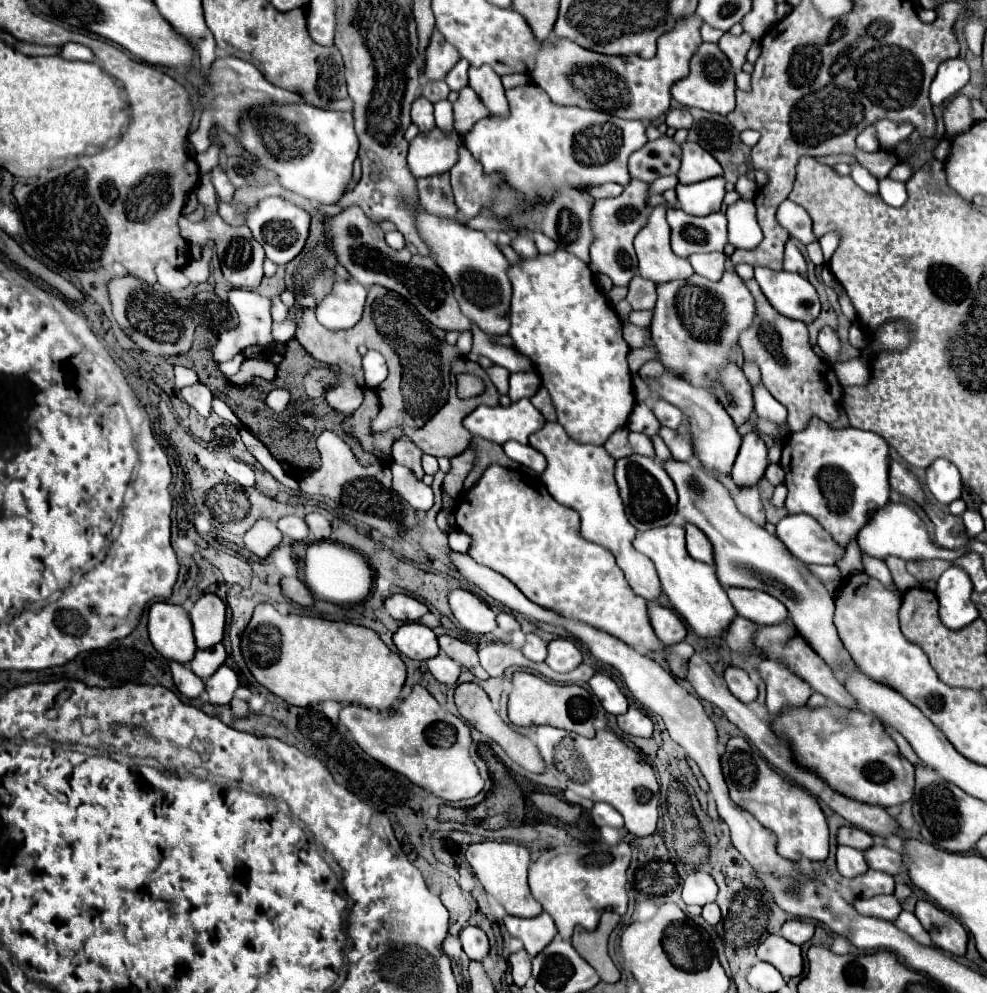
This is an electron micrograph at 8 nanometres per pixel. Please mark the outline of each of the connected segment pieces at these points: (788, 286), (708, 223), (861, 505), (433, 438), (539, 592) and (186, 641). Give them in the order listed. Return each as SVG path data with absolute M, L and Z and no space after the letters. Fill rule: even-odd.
M755 268L755 280L761 292L779 314L811 324L817 320L821 304L815 288L801 274L775 272L769 268Z
M673 208L667 210L667 222L671 226L671 248L681 258L695 252L723 252L727 244L727 218L721 212L699 218Z
M811 418L807 428L791 434L783 446L783 456L779 464L785 470L785 486L789 490L785 510L787 514L811 514L841 548L847 548L849 542L857 538L859 528L867 524L871 514L889 502L889 462L889 444L879 434L855 428L833 430L819 418Z
M455 358L455 360L451 362L451 392L449 392L449 400L445 402L445 406L443 406L435 416L431 416L431 420L427 420L425 426L419 428L419 430L403 426L403 434L405 434L411 442L415 442L425 454L445 456L445 458L459 456L461 452L465 452L465 448L469 446L469 440L471 440L471 434L463 428L461 422L463 422L463 418L465 418L469 412L473 412L473 410L475 410L477 406L481 406L481 404L485 404L485 406L497 406L497 404L499 404L499 392L497 392L497 388L493 386L493 382L489 380L489 376L485 374L485 370L483 370L477 362L471 362L471 360L465 360L465 358ZM459 372L469 372L469 374L475 374L475 376L483 378L483 382L487 382L487 390L485 390L481 396L477 396L477 398L459 400L457 394L455 394L455 374L459 374Z
M491 464L483 472L483 478L477 482L477 486L463 494L463 500L465 502L457 502L455 506L455 520L457 528L473 538L469 554L475 562L507 576L531 602L543 608L595 626L611 636L617 636L633 648L645 648L659 654L663 652L663 644L657 640L647 620L647 600L631 592L631 586L623 578L623 572L619 572L619 566L607 548L579 536L579 514L557 504L539 478Z
M155 602L149 608L147 632L155 650L167 660L185 664L197 650L189 614L177 604Z

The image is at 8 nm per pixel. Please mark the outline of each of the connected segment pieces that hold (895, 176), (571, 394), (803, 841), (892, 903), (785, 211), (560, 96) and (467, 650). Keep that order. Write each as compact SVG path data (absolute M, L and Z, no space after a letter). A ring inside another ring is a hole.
M899 164L895 168L891 168L891 172L887 174L887 178L891 180L899 180L899 182L905 182L907 178L911 178L911 168L907 164Z
M557 250L553 254L539 254L535 258L523 258L521 262L517 264L511 264L509 270L509 280L511 280L511 286L513 286L513 296L511 296L511 308L509 308L509 320L511 320L511 328L509 328L509 336L513 338L513 348L517 352L521 352L523 356L531 358L535 370L539 372L539 378L543 380L543 386L547 388L549 396L551 396L551 402L555 406L555 412L557 412L557 422L565 428L565 432L571 436L571 440L579 442L579 444L595 444L595 446L601 446L605 444L605 440L621 426L625 426L633 406L635 406L635 396L633 396L633 382L631 382L631 372L627 368L627 354L629 354L629 346L627 342L623 340L623 334L621 334L621 320L617 316L617 312L613 310L613 306L607 302L607 298L603 296L603 292L599 290L599 286L595 284L595 276L593 272L589 270L587 264L583 264L577 256L571 256L569 252L563 252L563 250Z
M735 736L727 742L727 750L721 756L721 766L733 802L749 810L765 828L773 830L779 840L777 852L783 858L797 860L797 854L809 860L827 858L829 828L817 800L807 790L783 780L775 770L767 766L767 762L757 752L751 752L749 742L741 736Z
M873 896L869 900L857 898L855 910L863 916L873 916L873 918L881 918L887 922L895 922L901 912L901 904L895 896Z
M783 202L777 210L777 222L789 232L791 238L797 238L803 244L815 242L815 236L811 232L811 218L805 208L793 202Z
M697 14L679 18L671 32L659 36L657 54L649 60L641 56L603 56L553 36L543 42L531 78L549 94L553 104L609 112L625 120L657 120L669 110L671 84L689 72L691 56L701 44L701 24L703 20Z
M439 636L439 646L441 646L443 654L447 654L459 666L465 666L467 670L471 670L479 680L487 680L487 672L481 668L477 650L473 646L465 644L457 638L451 638L451 636Z

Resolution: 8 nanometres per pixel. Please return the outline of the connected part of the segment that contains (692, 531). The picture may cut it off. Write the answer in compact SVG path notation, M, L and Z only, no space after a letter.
M685 524L685 530L687 530L687 552L691 554L691 558L705 564L715 564L711 542L707 540L707 536L703 536L703 532L693 524Z

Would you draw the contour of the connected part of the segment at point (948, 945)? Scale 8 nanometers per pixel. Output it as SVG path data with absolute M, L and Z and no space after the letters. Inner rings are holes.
M919 900L915 908L915 916L919 918L921 926L929 932L931 940L945 952L955 956L965 956L967 952L967 932L957 918L939 910L931 902Z

